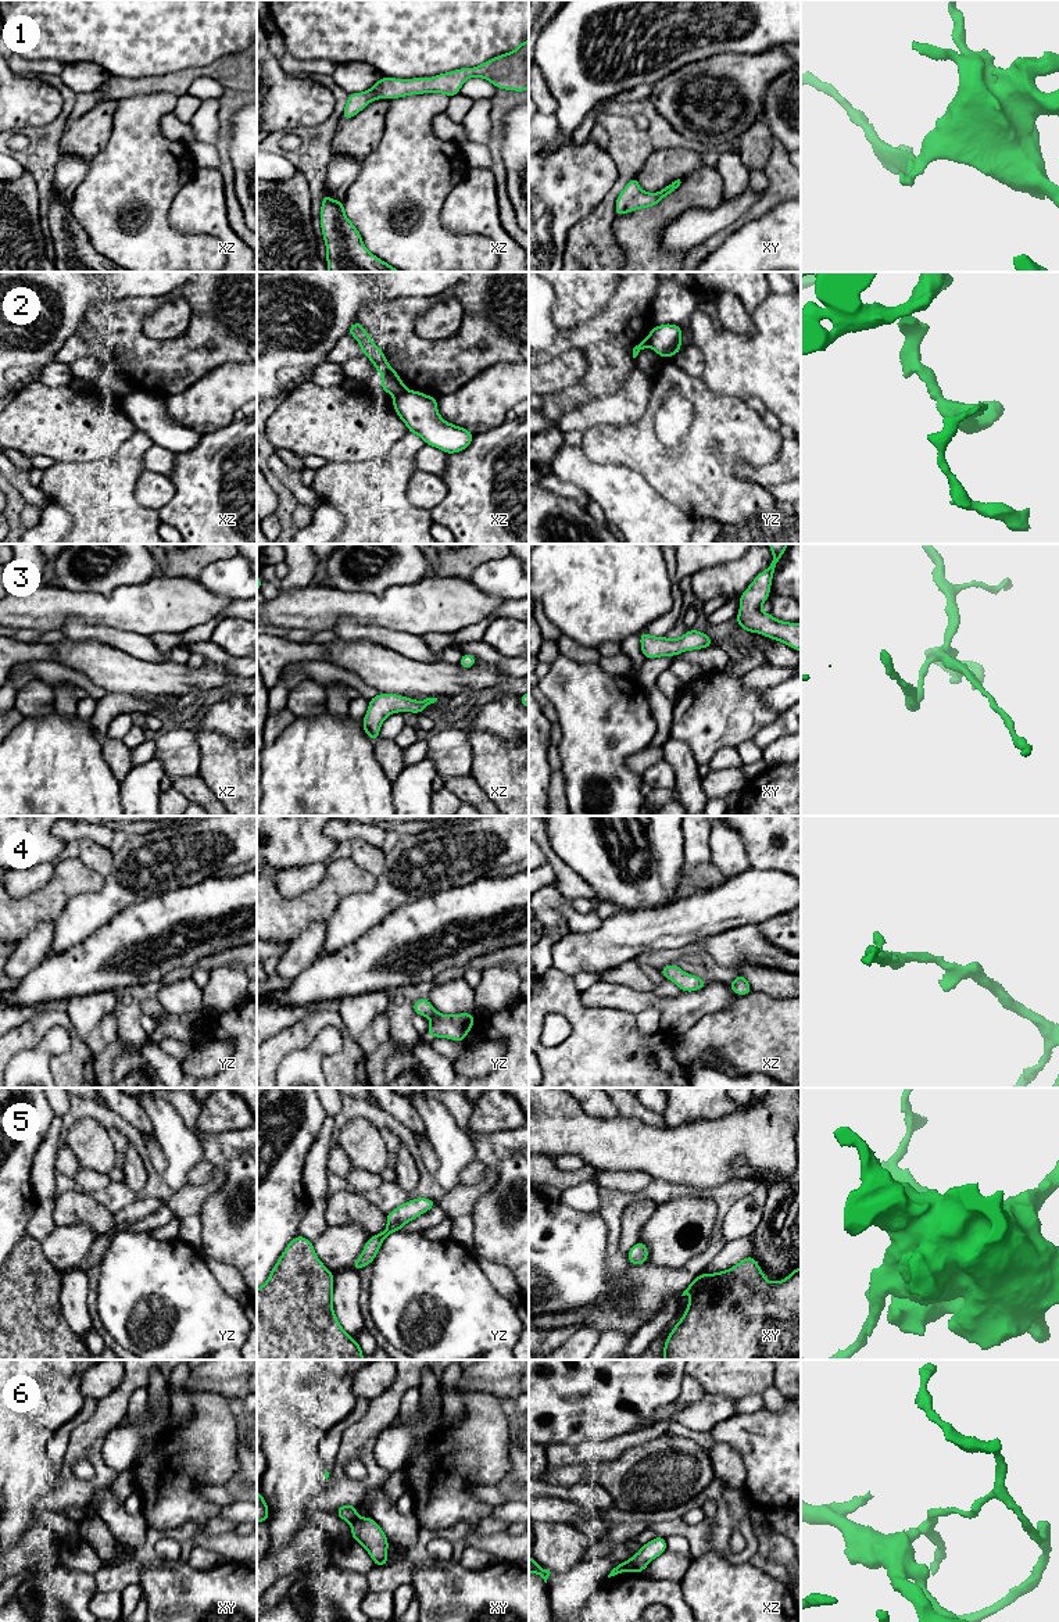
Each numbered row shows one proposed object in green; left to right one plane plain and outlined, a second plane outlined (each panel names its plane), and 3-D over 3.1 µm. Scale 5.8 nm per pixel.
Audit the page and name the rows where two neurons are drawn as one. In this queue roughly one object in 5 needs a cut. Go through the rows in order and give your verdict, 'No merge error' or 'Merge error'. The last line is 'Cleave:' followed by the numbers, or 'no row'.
1: No merge error
2: Merge error
3: No merge error
4: No merge error
5: No merge error
6: Merge error
Cleave: 2, 6

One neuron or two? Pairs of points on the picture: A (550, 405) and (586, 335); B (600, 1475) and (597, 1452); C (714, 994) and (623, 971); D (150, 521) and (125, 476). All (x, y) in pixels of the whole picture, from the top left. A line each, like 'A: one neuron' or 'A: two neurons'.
A: one neuron
B: two neurons
C: two neurons
D: one neuron

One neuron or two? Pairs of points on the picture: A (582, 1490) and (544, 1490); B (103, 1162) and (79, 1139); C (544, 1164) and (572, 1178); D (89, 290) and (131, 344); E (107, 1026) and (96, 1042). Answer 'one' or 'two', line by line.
A: one
B: one
C: one
D: two
E: one

